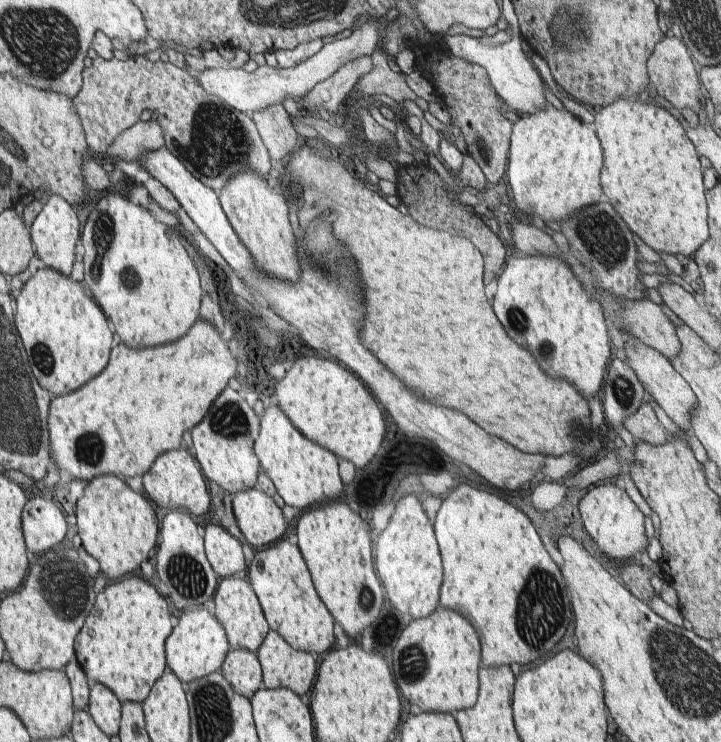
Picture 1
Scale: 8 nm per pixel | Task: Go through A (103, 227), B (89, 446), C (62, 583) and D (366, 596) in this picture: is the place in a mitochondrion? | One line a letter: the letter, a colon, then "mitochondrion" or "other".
A: mitochondrion
B: mitochondrion
C: mitochondrion
D: mitochondrion

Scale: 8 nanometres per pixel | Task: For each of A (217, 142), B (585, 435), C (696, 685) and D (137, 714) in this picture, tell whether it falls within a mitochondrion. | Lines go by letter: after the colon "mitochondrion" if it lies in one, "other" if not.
A: mitochondrion
B: mitochondrion
C: mitochondrion
D: other

